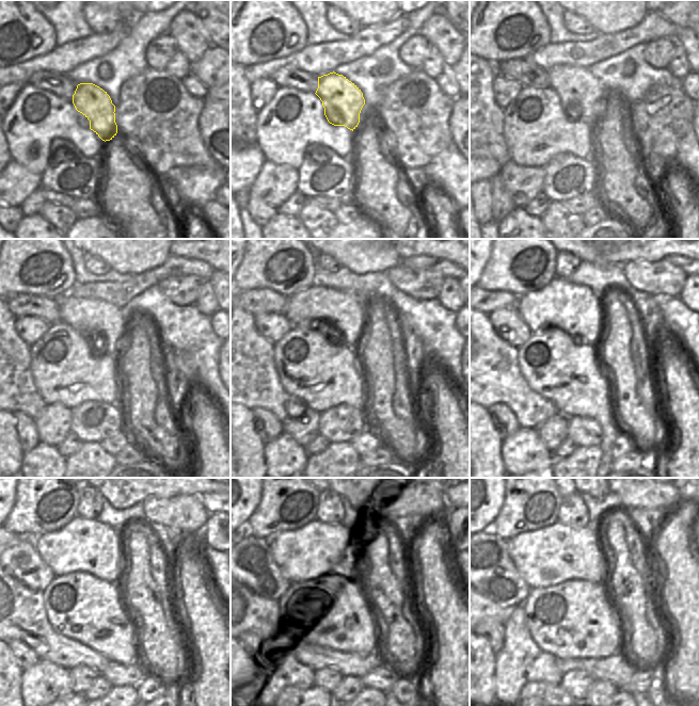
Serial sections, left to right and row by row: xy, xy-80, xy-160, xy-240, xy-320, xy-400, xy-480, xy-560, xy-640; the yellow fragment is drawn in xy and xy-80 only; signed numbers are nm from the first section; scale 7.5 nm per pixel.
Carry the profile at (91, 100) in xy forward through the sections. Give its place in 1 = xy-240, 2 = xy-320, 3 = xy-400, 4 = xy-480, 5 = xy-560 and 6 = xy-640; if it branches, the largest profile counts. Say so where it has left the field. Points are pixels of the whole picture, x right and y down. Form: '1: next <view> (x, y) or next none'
1: next xy-240 (98, 320)
2: next xy-320 (334, 309)
3: next xy-400 (575, 309)
4: next xy-480 (82, 545)
5: next xy-560 (318, 549)
6: next xy-640 (552, 555)

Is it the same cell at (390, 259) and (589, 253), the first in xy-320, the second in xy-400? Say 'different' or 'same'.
same

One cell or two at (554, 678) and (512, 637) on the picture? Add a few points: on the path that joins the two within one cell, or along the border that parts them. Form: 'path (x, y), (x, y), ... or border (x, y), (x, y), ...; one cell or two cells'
path (543, 668), (521, 647); one cell

